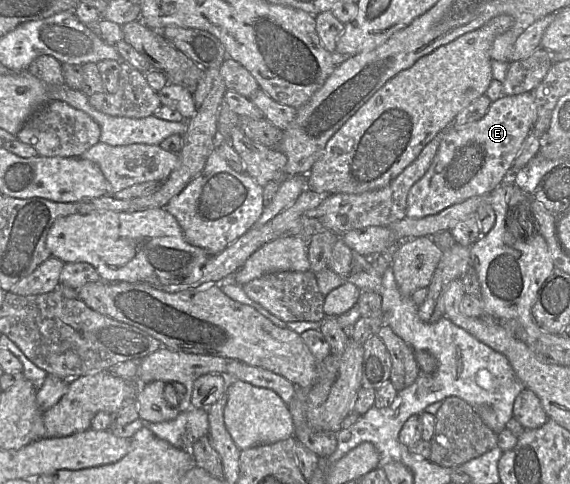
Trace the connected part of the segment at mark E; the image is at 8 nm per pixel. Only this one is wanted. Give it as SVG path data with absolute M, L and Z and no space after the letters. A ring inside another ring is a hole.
M531 92L503 95L493 101L486 114L475 122L451 124L444 132L428 170L410 188L406 217L420 219L470 197L484 195L500 185L511 172L513 162L536 120Z

